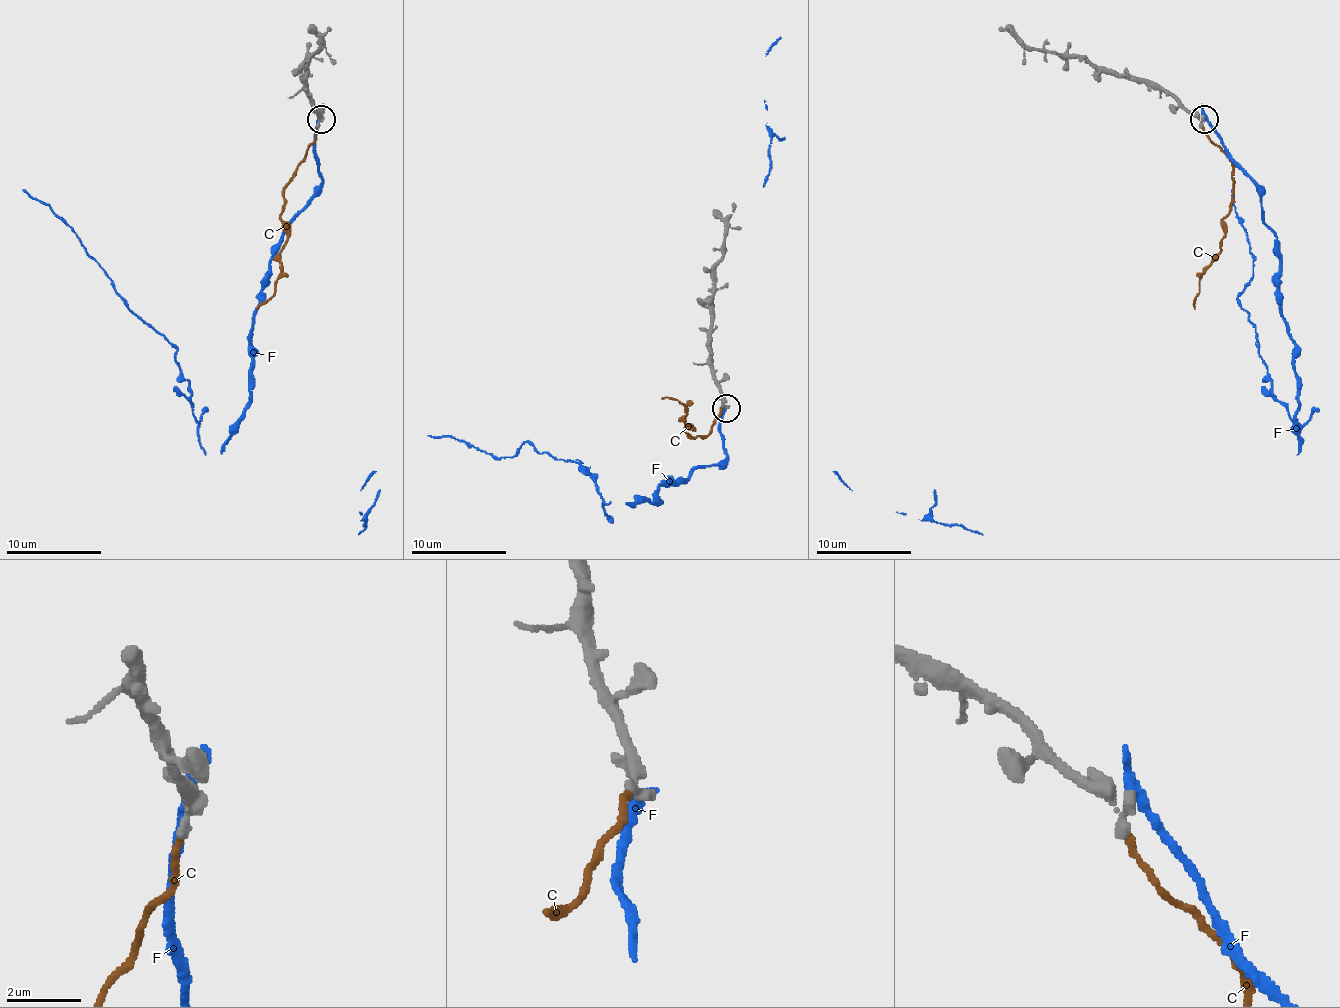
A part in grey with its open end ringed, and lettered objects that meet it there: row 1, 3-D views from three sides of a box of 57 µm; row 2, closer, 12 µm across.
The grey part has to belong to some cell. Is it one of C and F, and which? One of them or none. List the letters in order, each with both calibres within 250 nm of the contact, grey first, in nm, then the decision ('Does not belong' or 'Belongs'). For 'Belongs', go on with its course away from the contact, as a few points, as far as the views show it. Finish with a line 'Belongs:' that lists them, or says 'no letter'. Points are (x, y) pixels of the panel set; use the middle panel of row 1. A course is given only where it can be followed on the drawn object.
C: Thickness 320 nm (grey) against 160 nm. Does not belong
F: Thickness 340 nm (grey) against 280 nm. Does not belong
Belongs: no letter

